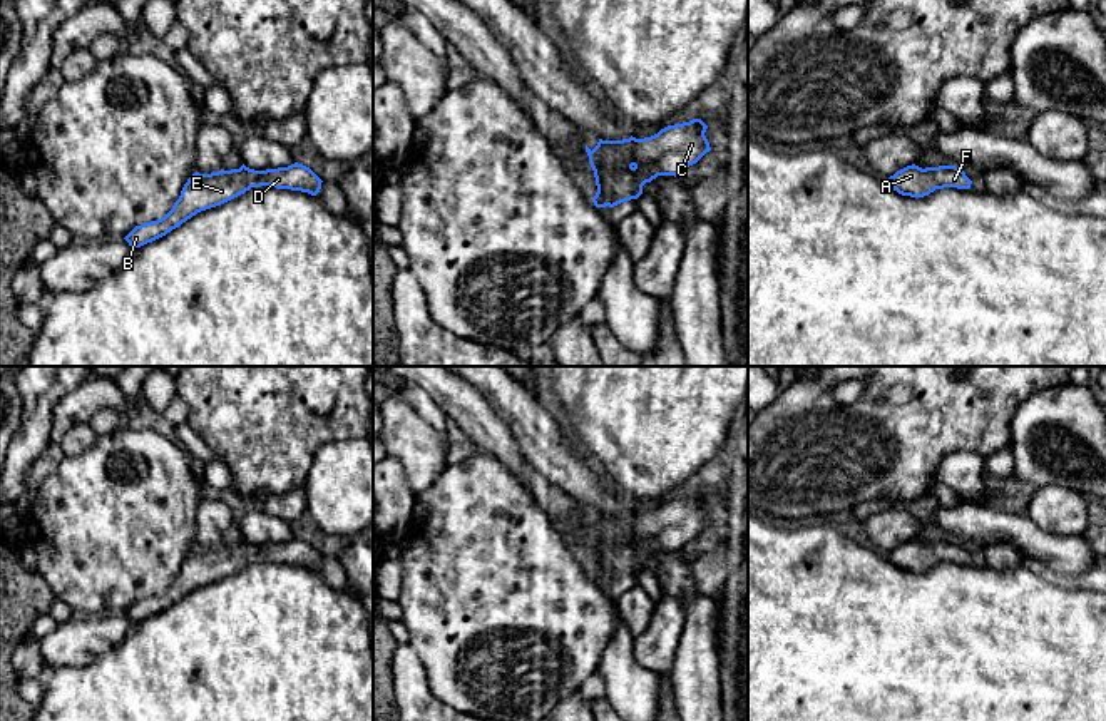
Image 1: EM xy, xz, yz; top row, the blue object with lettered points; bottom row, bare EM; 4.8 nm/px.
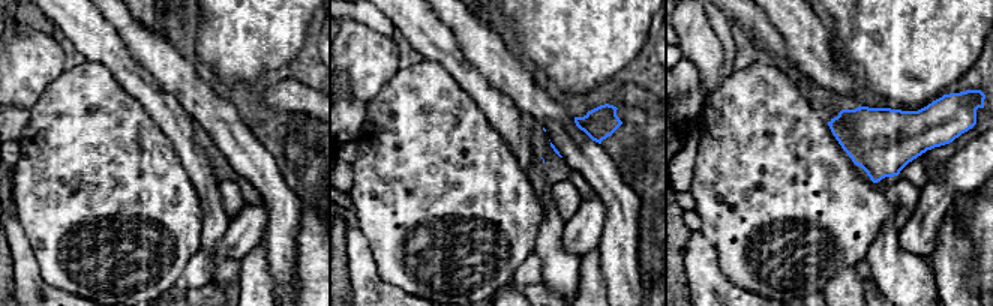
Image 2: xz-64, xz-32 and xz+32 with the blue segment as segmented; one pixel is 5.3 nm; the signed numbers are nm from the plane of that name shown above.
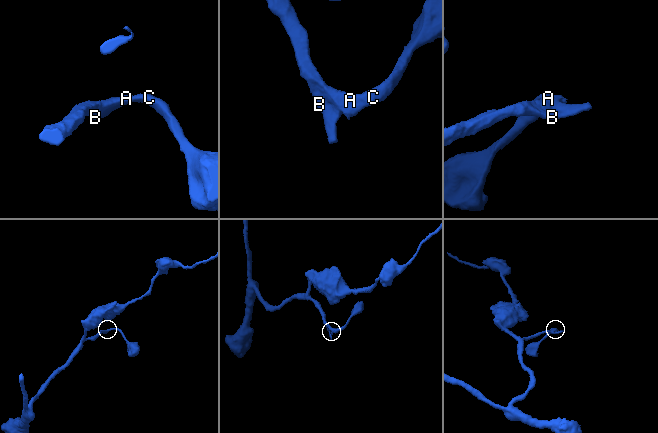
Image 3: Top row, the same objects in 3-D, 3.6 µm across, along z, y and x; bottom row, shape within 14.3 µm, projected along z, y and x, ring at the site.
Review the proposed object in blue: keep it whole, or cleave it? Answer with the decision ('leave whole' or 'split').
leave whole

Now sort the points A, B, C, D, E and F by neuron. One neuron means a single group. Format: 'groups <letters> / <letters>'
groups A B C D E F

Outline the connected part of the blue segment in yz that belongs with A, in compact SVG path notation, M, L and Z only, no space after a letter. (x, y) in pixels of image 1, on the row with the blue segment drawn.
M907 166L890 176L888 184L902 196L924 197L935 189L957 187L970 189L972 181L955 166L919 167Z

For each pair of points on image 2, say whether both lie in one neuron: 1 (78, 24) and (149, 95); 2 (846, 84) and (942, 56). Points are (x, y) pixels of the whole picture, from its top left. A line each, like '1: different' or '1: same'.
1: same
2: different

